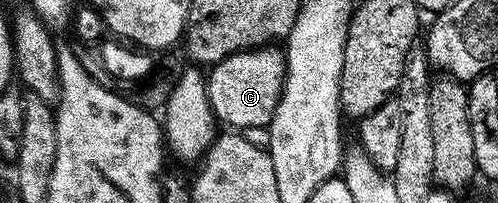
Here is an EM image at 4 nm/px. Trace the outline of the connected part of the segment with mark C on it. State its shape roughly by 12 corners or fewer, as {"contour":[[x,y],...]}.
{"contour":[[279,46],[227,56],[205,76],[231,130],[266,129],[283,93]]}

